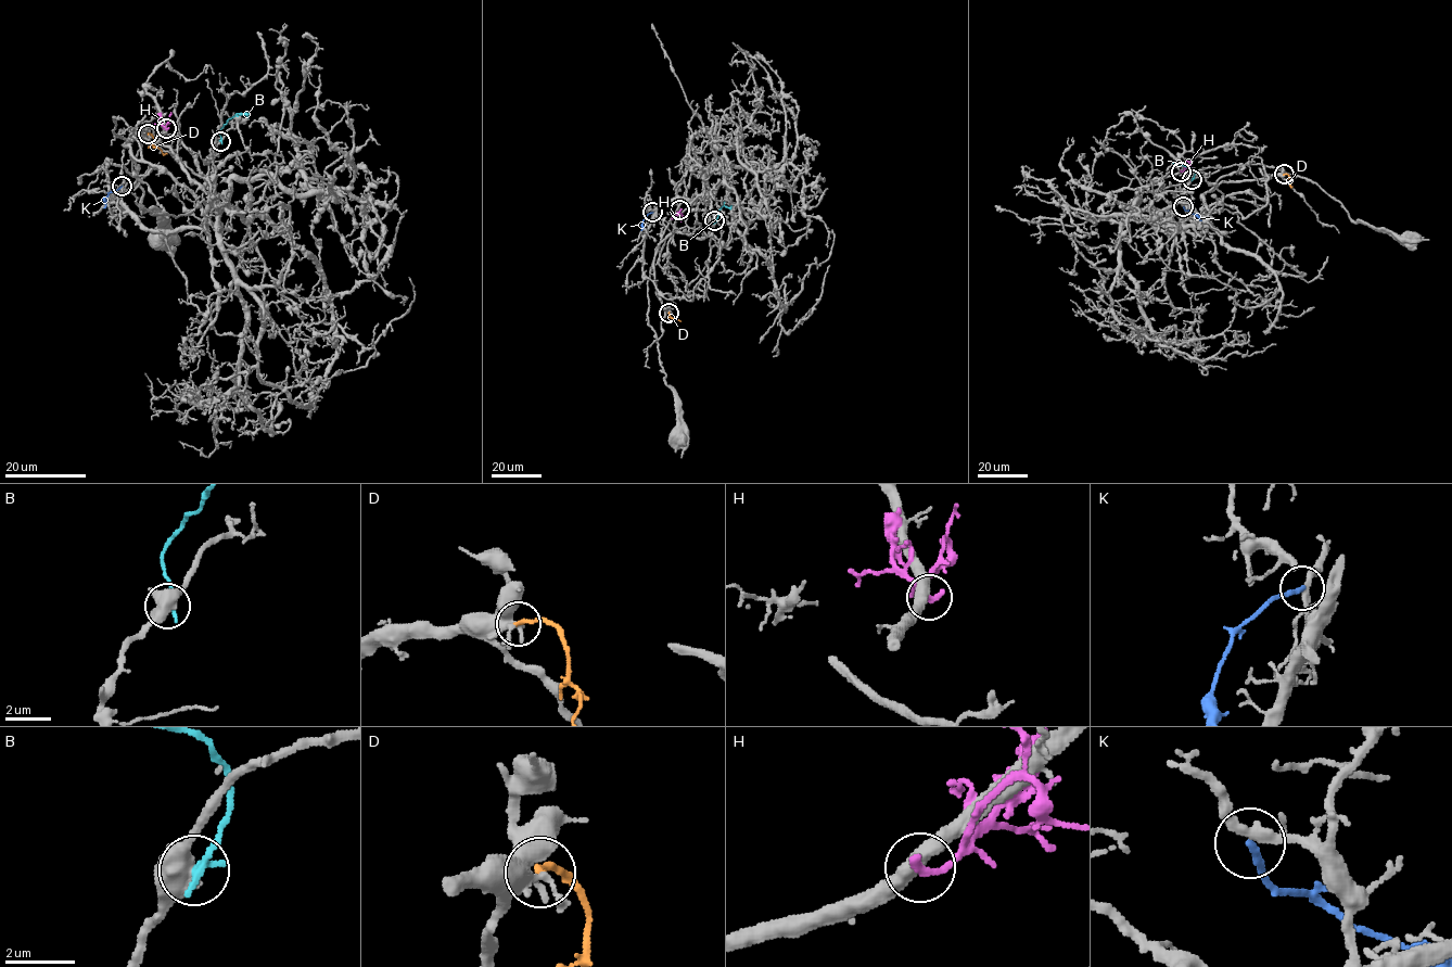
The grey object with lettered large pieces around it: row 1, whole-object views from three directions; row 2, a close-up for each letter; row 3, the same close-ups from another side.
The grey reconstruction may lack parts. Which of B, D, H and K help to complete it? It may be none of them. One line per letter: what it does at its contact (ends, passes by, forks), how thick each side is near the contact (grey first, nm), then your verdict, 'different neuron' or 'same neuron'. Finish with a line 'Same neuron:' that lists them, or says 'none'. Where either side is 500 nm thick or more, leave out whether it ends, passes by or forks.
B: 550/240 nm | different neuron
D: it ends | 320/200 nm | same neuron
H: it ends | 440/280 nm | different neuron
K: it ends | 240/220 nm | different neuron
Same neuron: D

